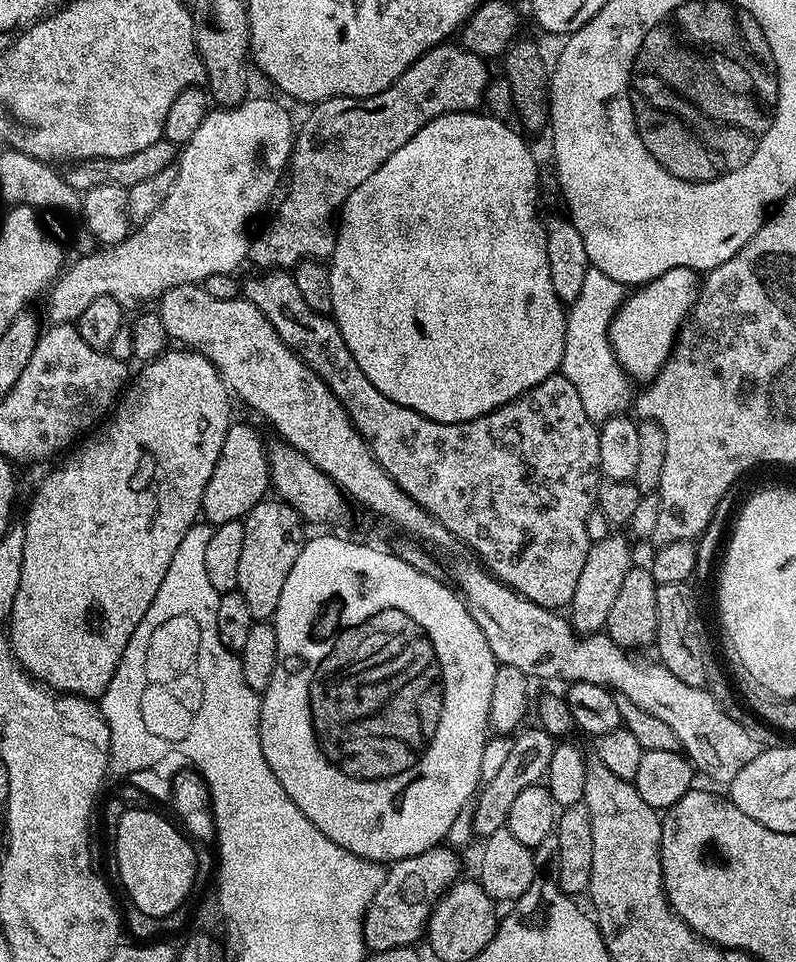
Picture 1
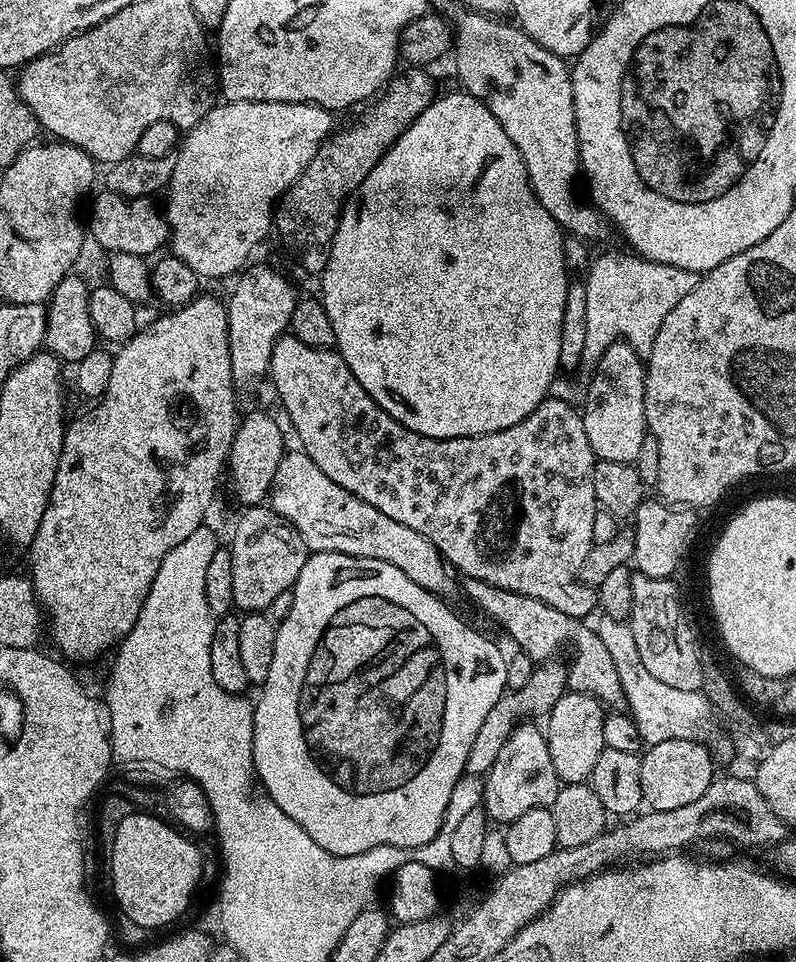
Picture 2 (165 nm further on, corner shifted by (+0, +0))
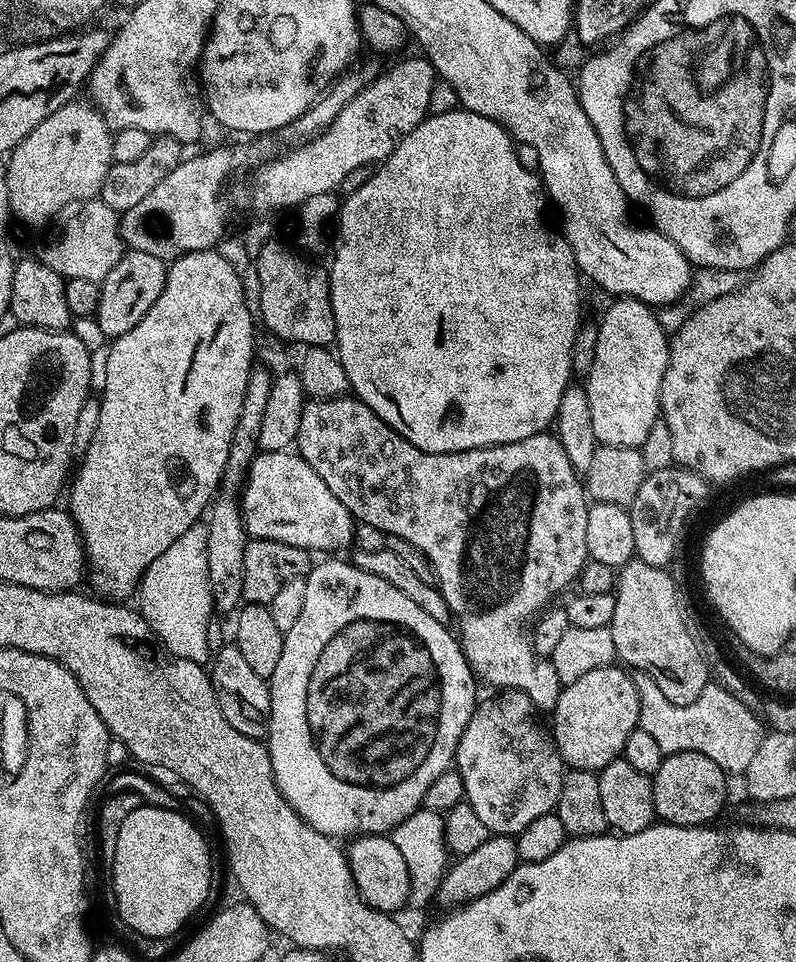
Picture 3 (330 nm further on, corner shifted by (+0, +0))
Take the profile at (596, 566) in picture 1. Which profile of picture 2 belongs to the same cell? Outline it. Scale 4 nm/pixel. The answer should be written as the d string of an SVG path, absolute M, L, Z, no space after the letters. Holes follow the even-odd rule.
M547 660L533 669L526 686L511 689L504 693L503 696L500 696L490 713L486 714L486 719L482 722L481 729L478 730L474 742L471 743L470 753L467 755L465 773L474 776L486 775L494 764L498 752L500 752L516 726L524 719L536 720L538 716L540 718L547 717L550 709L558 702L558 698L567 691L567 681L567 667L562 662L561 664L558 663L558 660Z

